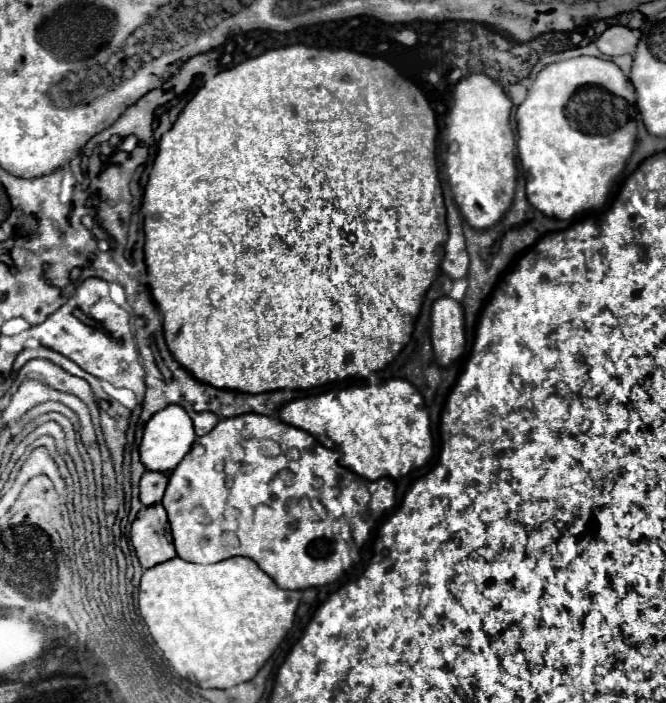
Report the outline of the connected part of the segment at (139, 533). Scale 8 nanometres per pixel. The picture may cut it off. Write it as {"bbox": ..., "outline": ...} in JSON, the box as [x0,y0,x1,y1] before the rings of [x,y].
{"bbox":[131,504,175,568],"outline":[[[161,504],[143,508],[131,526],[131,544],[143,568],[175,558],[175,546],[167,512]]]}

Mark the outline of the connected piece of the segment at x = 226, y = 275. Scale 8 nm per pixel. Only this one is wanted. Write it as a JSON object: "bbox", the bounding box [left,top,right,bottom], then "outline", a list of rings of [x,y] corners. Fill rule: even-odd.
{"bbox":[141,44,447,394],"outline":[[[305,44],[279,47],[275,50],[267,50],[259,56],[248,58],[239,66],[235,66],[231,70],[223,70],[215,78],[205,82],[203,88],[183,108],[183,112],[175,120],[173,128],[161,136],[157,158],[155,158],[153,170],[149,174],[149,182],[145,186],[145,200],[141,206],[141,210],[145,214],[143,230],[145,230],[145,264],[147,264],[147,272],[149,272],[149,286],[151,286],[153,300],[163,314],[165,340],[167,340],[167,346],[169,346],[173,358],[185,370],[189,370],[199,382],[211,384],[221,390],[239,390],[239,392],[247,392],[247,394],[261,394],[261,392],[285,390],[285,388],[309,390],[309,388],[317,388],[323,384],[329,384],[329,382],[351,378],[351,376],[367,376],[375,370],[385,368],[411,340],[415,318],[421,310],[421,300],[439,270],[441,254],[437,254],[435,250],[437,250],[437,246],[443,246],[443,242],[447,240],[447,218],[445,218],[445,204],[443,204],[443,194],[441,194],[441,184],[439,184],[439,174],[437,174],[435,138],[437,138],[435,112],[431,112],[431,106],[427,104],[427,100],[423,100],[423,92],[419,92],[419,88],[411,88],[411,84],[407,84],[407,80],[399,80],[399,78],[393,82],[393,88],[391,88],[391,68],[387,68],[387,64],[383,64],[383,60],[371,60],[371,56],[363,56],[359,52],[347,52],[345,48],[318,48]]]}

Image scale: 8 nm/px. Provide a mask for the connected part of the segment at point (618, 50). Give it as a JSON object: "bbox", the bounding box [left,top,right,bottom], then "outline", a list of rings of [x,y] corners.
{"bbox":[597,26,641,56],"outline":[[[611,26],[597,38],[597,48],[605,56],[623,56],[623,54],[635,54],[637,42],[641,32],[631,30],[625,26]]]}

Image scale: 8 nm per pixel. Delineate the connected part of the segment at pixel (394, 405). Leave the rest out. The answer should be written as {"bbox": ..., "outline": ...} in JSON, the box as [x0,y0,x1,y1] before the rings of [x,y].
{"bbox":[279,379,433,480],"outline":[[[390,379],[377,385],[349,386],[343,390],[329,390],[325,394],[315,394],[283,404],[279,408],[279,420],[301,428],[315,436],[325,448],[341,452],[343,466],[365,480],[379,478],[399,478],[411,468],[421,468],[433,454],[433,438],[429,432],[429,414],[423,408],[424,400],[417,388],[405,379]]]}

